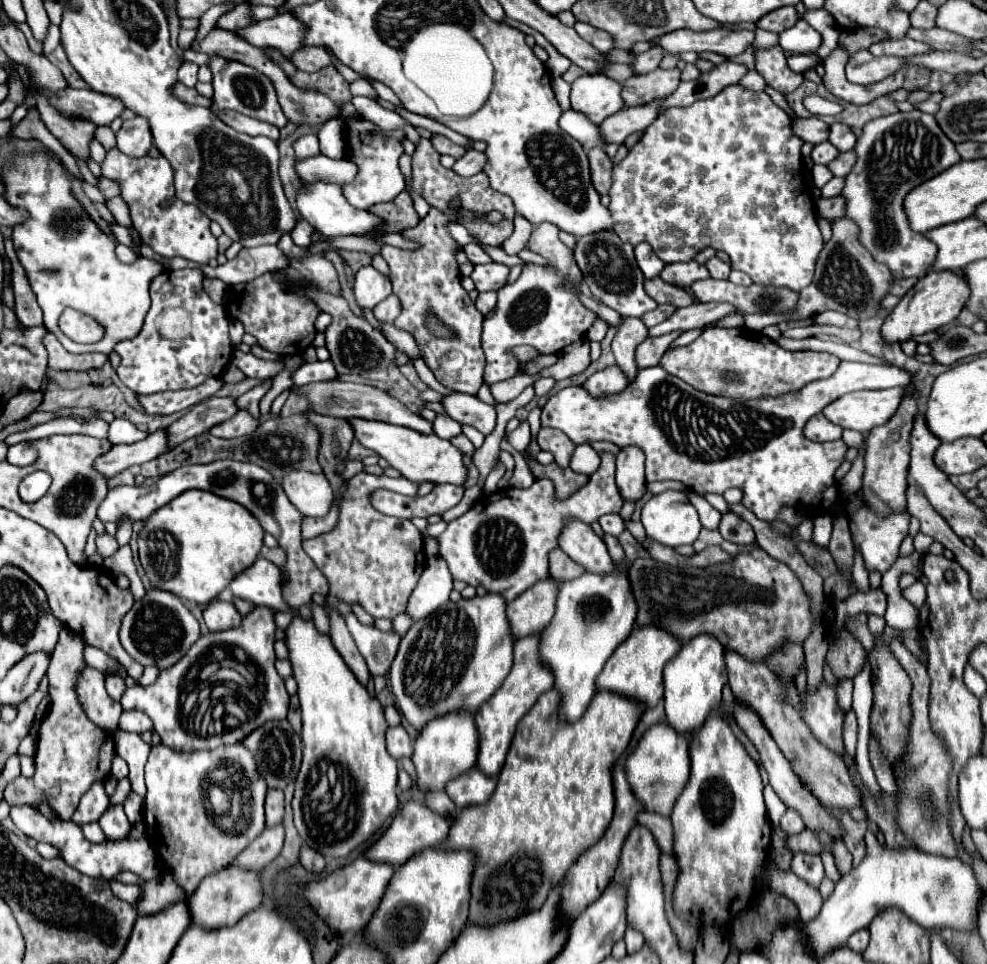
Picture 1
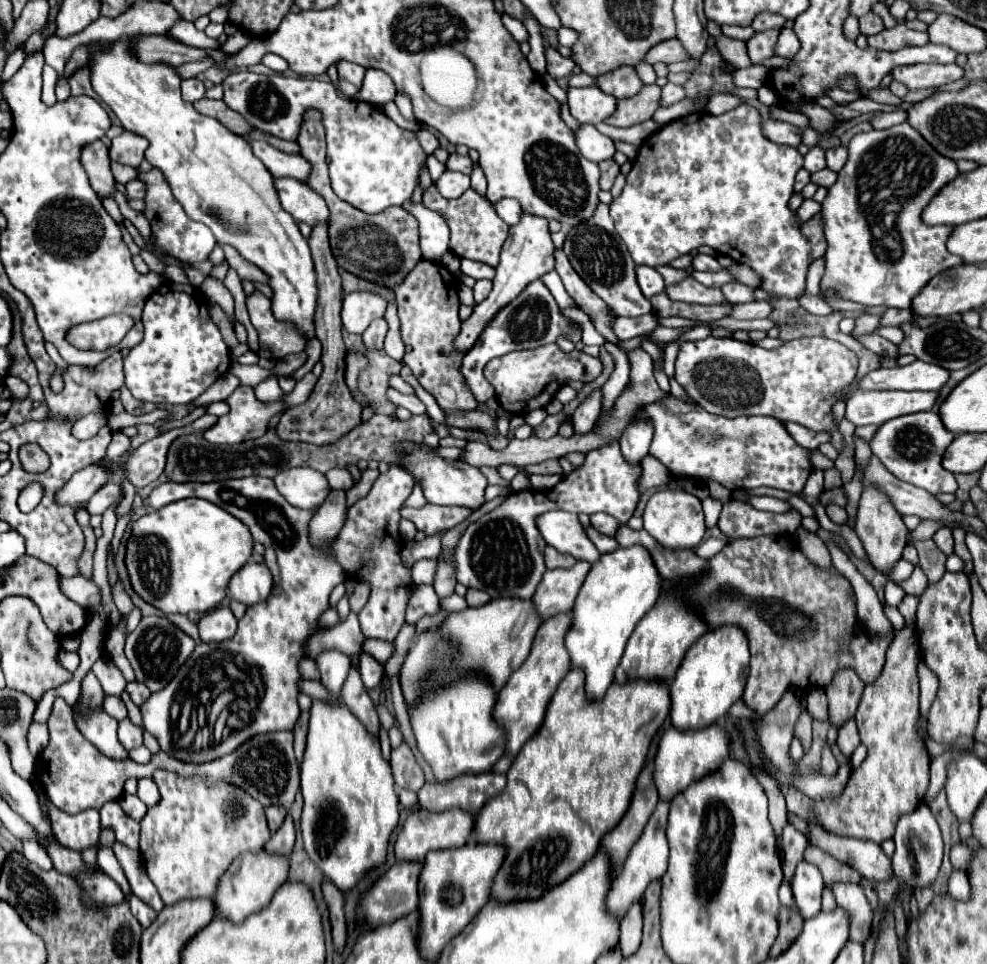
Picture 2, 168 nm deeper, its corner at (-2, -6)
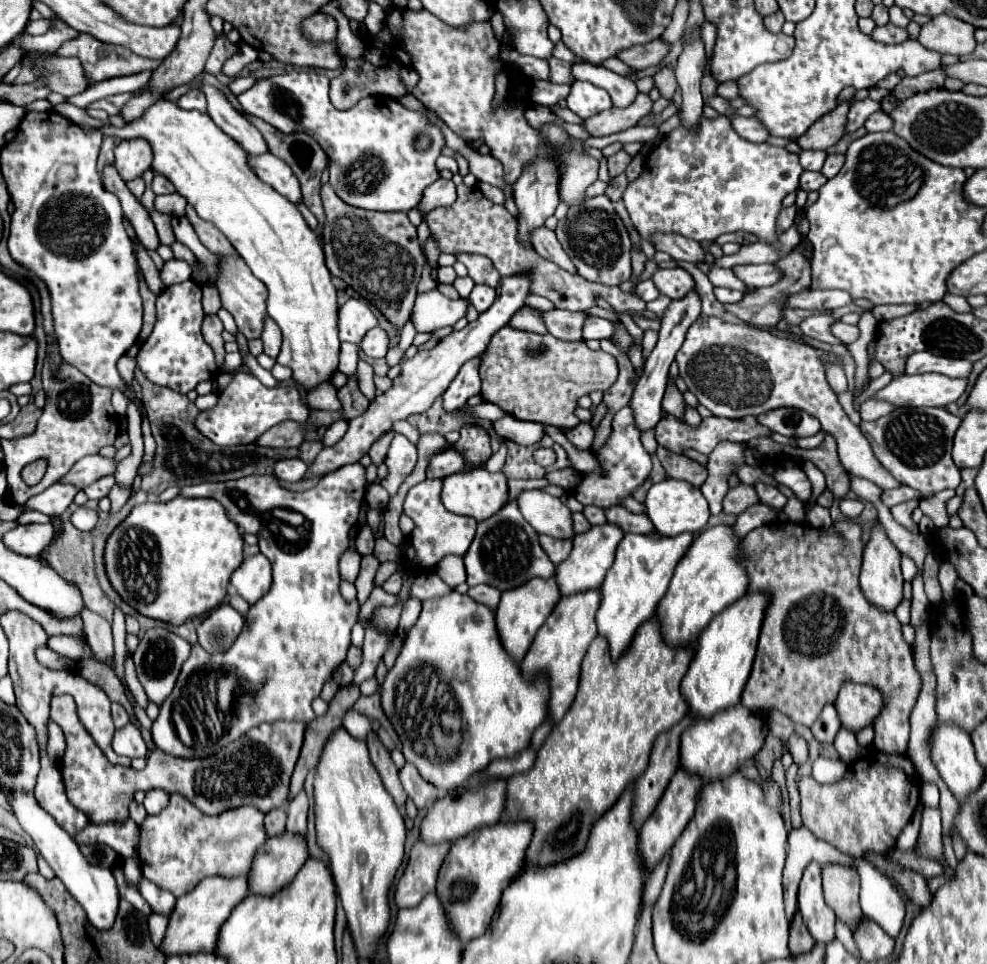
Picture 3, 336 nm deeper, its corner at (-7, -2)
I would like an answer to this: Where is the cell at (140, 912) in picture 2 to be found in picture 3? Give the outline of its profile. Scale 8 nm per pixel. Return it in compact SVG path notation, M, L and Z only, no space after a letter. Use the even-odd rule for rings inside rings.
M153 913L151 917L149 917L149 931L151 931L151 939L153 939L153 943L157 945L157 947L161 947L161 941L163 941L163 937L165 937L165 929L167 929L167 917L163 917L163 915L157 915L157 913Z

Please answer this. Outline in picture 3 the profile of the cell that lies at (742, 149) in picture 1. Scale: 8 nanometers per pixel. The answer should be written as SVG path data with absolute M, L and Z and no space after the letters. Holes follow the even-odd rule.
M717 117L715 121L709 121L709 119L701 119L701 125L699 125L699 131L697 133L687 133L685 129L675 129L669 137L665 137L665 139L661 139L661 143L659 145L655 145L655 149L647 155L647 161L645 161L645 167L643 167L643 173L641 173L641 177L637 179L637 181L633 181L633 183L629 183L629 187L625 189L625 193L623 193L623 203L625 203L625 207L627 207L627 213L629 213L629 217L631 217L631 221L633 221L633 225L637 227L637 231L639 231L639 235L643 237L643 239L651 239L651 233L657 233L657 231L661 231L661 233L681 233L683 237L687 237L687 239L693 239L693 241L699 241L699 243L703 243L703 241L707 241L707 243L713 243L719 235L723 235L723 233L733 233L733 231L749 231L749 233L755 233L755 235L759 235L765 243L773 243L773 245L777 245L777 239L779 239L779 235L775 233L775 221L777 221L777 215L779 215L779 211L781 211L781 201L783 201L783 197L787 195L787 193L793 193L797 187L799 187L799 175L803 173L803 169L801 169L801 165L799 165L799 157L795 155L795 153L789 153L789 151L785 151L783 147L771 147L771 145L767 145L767 143L751 143L751 141L745 141L745 139L741 139L735 131L733 131L733 127L731 127L731 123L729 123L729 117Z

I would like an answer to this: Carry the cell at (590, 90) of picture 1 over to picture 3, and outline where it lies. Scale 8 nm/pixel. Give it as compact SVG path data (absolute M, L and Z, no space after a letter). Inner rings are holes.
M573 81L571 93L567 95L567 107L581 119L593 117L611 107L611 97L601 87L585 81Z

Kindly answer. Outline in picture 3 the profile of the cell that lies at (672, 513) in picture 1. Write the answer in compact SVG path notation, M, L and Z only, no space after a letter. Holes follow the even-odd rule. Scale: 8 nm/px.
M665 479L661 483L655 483L645 497L645 507L647 507L649 519L653 521L655 529L663 537L675 537L685 531L699 533L701 529L705 529L707 519L709 519L709 505L705 497L701 495L701 491L693 487L691 483L677 481L677 479Z

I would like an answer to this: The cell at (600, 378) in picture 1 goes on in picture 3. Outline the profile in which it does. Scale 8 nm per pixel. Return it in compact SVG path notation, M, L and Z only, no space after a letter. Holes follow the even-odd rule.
M579 423L577 427L565 431L565 437L579 451L589 451L591 449L591 443L593 443L593 429L591 429L589 423Z

